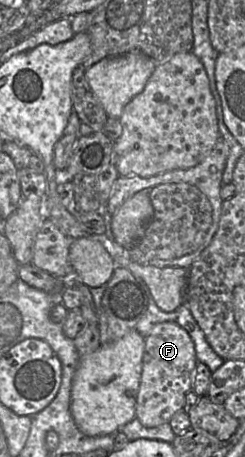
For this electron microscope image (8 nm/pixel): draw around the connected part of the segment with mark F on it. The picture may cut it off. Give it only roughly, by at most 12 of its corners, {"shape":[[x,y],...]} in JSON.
{"shape":[[157,323],[145,338],[136,417],[169,423],[192,389],[188,332]]}

